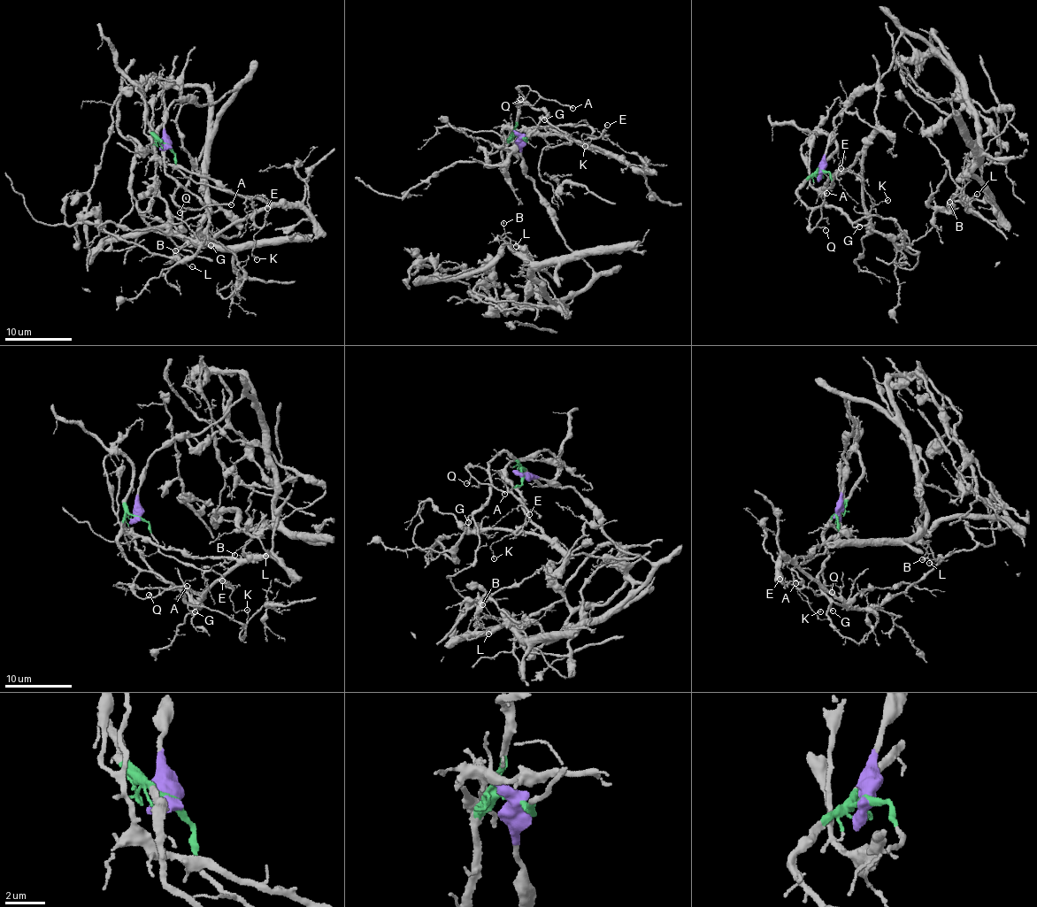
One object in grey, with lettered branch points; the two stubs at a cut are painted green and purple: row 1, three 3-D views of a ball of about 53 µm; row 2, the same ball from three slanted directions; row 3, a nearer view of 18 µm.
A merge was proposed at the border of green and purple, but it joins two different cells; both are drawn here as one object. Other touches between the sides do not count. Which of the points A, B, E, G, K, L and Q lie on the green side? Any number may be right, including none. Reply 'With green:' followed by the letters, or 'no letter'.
With green: A, E, G, K, Q

